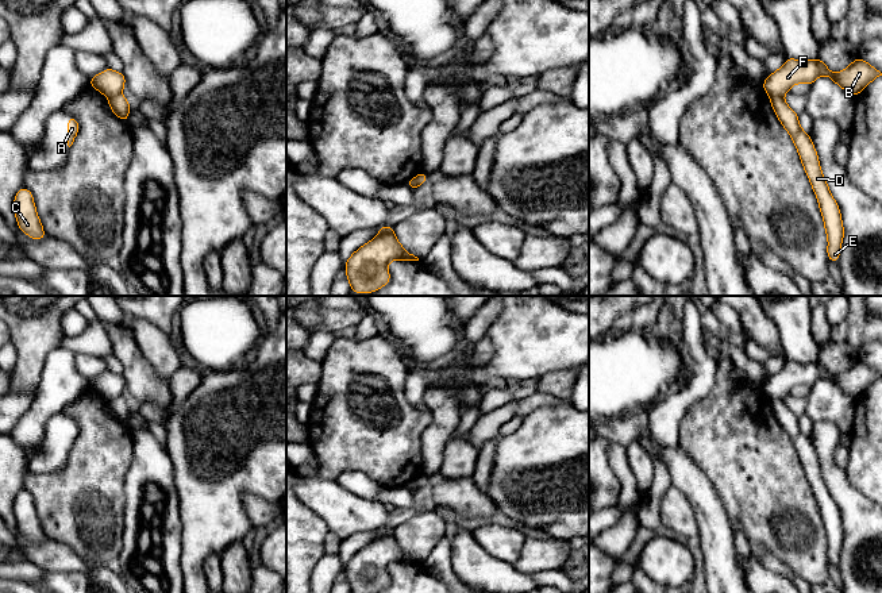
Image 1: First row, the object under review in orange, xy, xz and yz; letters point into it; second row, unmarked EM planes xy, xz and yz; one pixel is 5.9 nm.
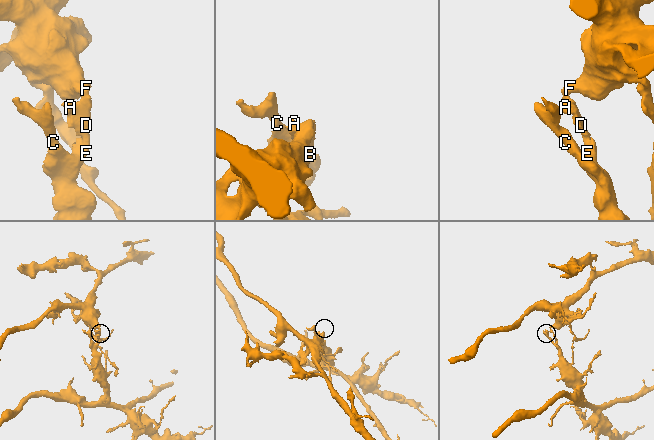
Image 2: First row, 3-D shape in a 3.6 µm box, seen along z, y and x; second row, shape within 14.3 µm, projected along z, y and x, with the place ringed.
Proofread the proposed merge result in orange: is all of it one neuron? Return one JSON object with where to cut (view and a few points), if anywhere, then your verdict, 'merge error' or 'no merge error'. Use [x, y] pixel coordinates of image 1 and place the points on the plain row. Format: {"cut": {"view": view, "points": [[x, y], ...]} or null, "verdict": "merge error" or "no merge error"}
{"cut": {"view": "yz", "points": [[781, 397], [770, 400]]}, "verdict": "merge error"}

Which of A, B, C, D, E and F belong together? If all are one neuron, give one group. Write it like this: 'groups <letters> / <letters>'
groups A C D E / B F

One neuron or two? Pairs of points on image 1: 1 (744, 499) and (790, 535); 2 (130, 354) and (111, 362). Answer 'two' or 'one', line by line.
1: one
2: two

